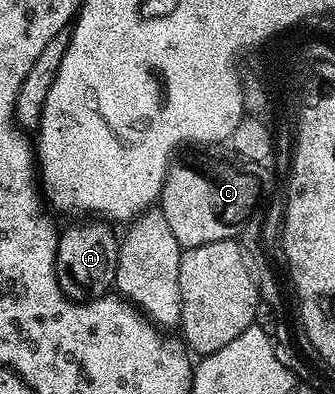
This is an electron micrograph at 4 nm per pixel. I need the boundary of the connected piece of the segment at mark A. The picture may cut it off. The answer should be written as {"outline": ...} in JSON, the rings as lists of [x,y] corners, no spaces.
{"outline":[[[83,218],[80,224],[62,229],[57,242],[55,255],[55,273],[61,290],[71,300],[80,302],[95,300],[108,295],[115,283],[117,258],[119,257],[119,240],[110,223],[99,218]]]}

